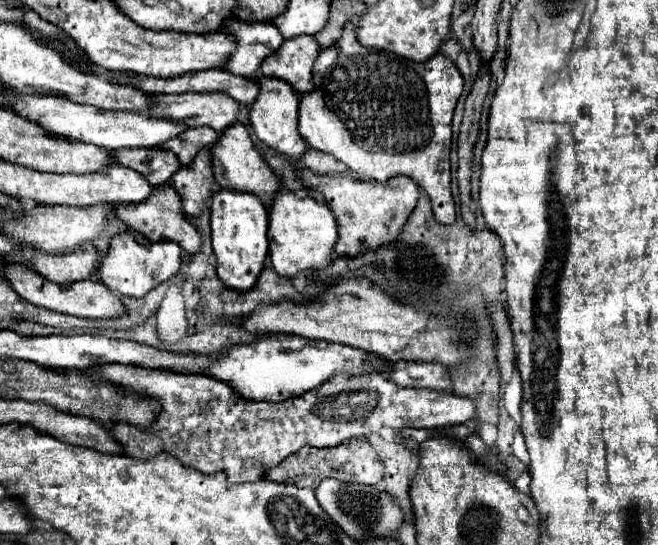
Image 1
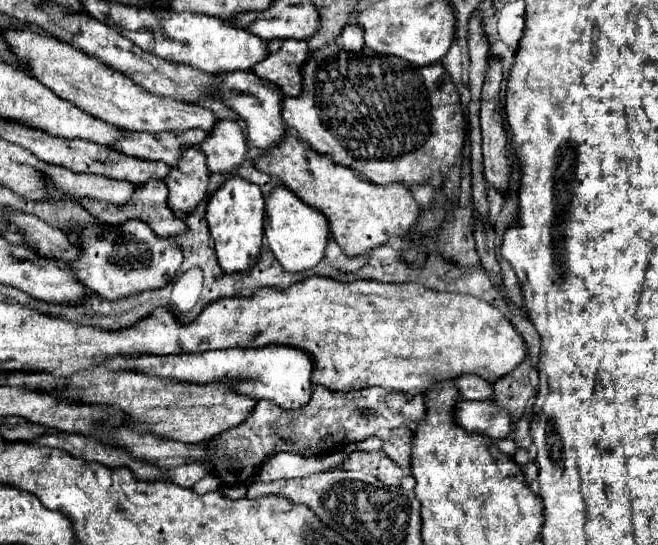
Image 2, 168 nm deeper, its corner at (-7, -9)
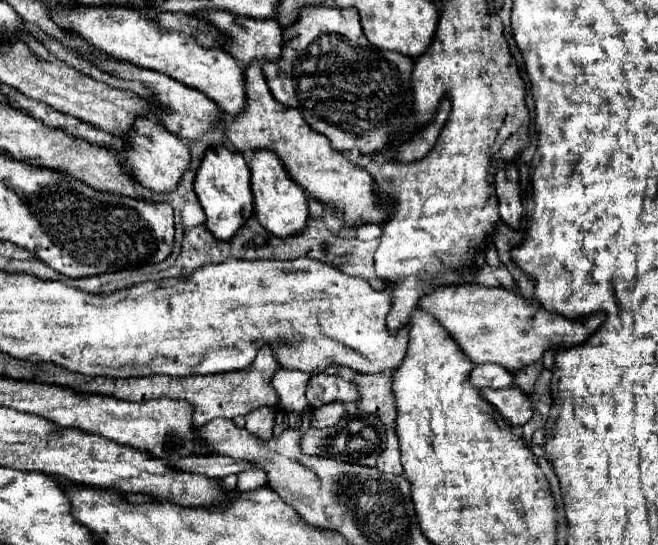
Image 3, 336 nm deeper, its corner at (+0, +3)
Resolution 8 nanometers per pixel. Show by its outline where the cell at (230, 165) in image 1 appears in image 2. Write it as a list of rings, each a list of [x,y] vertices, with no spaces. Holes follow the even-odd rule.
[[[219,120],[211,136],[201,144],[201,150],[207,156],[209,172],[233,174],[247,156],[247,138],[241,124],[235,120]]]

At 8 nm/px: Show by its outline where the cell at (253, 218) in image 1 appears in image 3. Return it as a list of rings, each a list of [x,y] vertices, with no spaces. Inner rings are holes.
[[[224,144],[210,146],[204,152],[198,176],[194,180],[194,192],[204,208],[206,226],[218,240],[230,240],[238,228],[252,214],[252,190],[250,190],[250,170],[240,152],[228,150]]]

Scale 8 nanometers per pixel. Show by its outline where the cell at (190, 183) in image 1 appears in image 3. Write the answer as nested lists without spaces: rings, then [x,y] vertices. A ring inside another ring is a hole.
[[[138,116],[136,122],[132,124],[130,132],[126,132],[122,136],[126,136],[126,140],[130,140],[130,144],[134,144],[134,148],[130,148],[130,152],[118,152],[120,160],[122,160],[122,170],[130,178],[134,178],[142,186],[156,190],[156,192],[174,190],[178,186],[180,178],[184,176],[184,172],[190,166],[188,144],[182,138],[168,132],[158,120],[144,118],[144,116]]]

